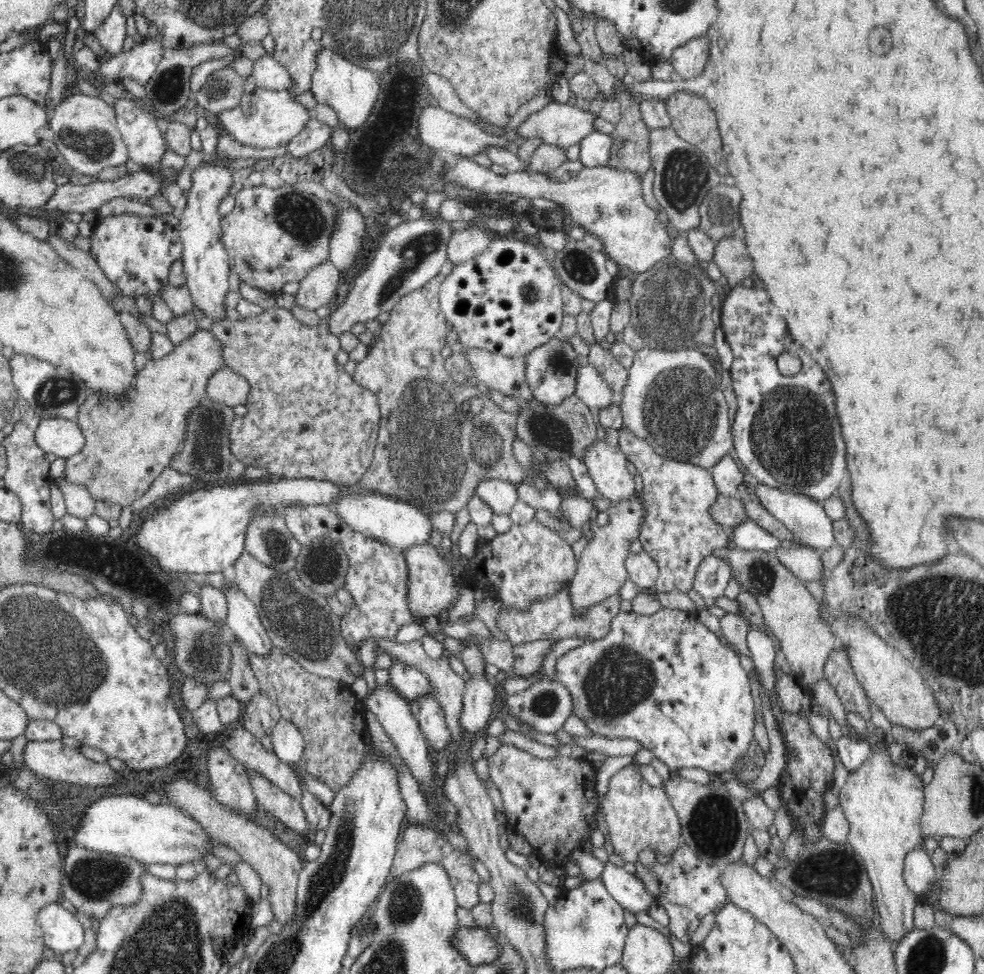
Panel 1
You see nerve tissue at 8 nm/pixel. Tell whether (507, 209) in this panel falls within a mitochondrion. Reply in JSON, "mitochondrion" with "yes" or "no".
{"mitochondrion":"no"}

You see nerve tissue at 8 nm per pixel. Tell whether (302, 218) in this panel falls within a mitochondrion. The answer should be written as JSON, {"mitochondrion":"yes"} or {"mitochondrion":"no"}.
{"mitochondrion":"yes"}

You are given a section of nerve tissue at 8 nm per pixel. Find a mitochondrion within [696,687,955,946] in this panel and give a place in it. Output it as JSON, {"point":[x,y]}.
{"point":[835,873]}

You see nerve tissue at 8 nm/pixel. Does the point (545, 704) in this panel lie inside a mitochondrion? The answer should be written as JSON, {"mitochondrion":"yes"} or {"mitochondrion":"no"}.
{"mitochondrion":"yes"}

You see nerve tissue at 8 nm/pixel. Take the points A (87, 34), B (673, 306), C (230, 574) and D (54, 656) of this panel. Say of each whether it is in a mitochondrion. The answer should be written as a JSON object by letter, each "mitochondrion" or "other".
{"A":"other","B":"mitochondrion","C":"other","D":"mitochondrion"}

